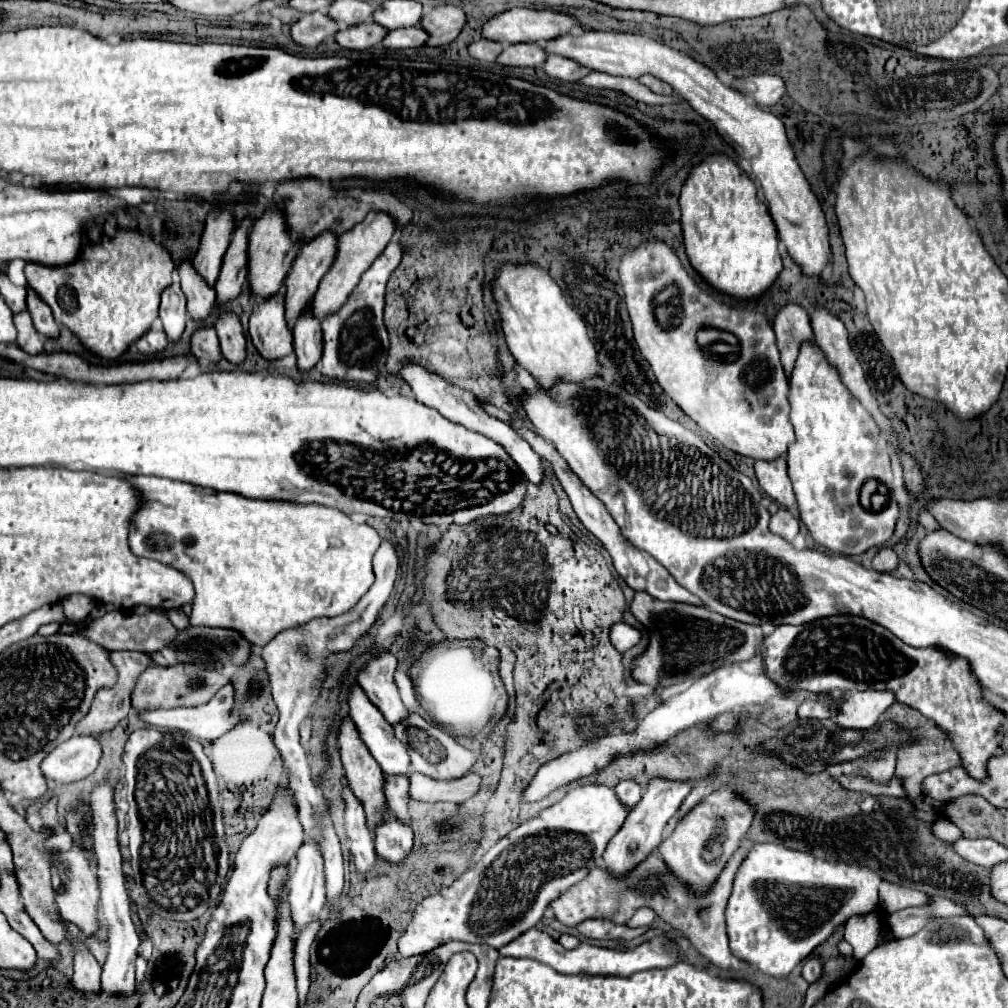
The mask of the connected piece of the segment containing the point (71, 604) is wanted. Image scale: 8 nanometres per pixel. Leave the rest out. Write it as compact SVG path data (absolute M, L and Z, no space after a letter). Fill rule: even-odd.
M75 594L75 596L69 596L67 600L63 600L61 604L63 604L63 612L65 612L65 624L77 624L90 615L96 601L83 594Z

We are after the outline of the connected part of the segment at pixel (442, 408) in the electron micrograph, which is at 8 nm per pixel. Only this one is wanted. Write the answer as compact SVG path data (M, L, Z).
M405 364L403 370L401 370L401 378L411 386L411 390L413 390L413 394L415 394L415 400L419 400L421 404L435 408L435 410L441 412L447 420L453 420L453 422L457 422L457 424L463 424L465 428L469 428L469 430L473 430L473 432L479 432L479 434L483 434L483 436L495 440L499 446L503 446L503 448L507 450L507 454L511 456L511 460L521 468L521 472L525 474L527 480L539 482L539 480L543 478L543 466L541 466L539 454L535 454L533 448L527 444L527 440L523 440L509 424L505 424L505 422L501 422L499 418L491 416L491 414L479 404L479 400L477 400L471 392L467 392L467 390L463 390L463 388L457 388L457 386L451 386L451 384L445 382L441 376L431 374L431 372L427 372L425 368L421 368L421 366L417 366L417 364Z

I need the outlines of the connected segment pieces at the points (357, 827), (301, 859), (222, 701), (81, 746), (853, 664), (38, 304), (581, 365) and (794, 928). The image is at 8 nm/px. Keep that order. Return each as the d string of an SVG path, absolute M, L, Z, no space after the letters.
M341 778L341 798L345 802L345 832L349 838L349 850L355 858L355 866L359 872L367 872L373 868L373 862L377 858L373 848L373 834L367 828L365 810L363 804L357 800L357 796L351 792L347 778Z
M307 838L297 852L297 866L289 880L289 904L293 920L297 924L295 938L299 930L315 920L325 906L325 874L323 874L323 854L315 840Z
M227 684L223 686L207 704L201 706L191 706L191 708L153 708L153 710L143 710L137 712L137 716L147 722L149 726L161 726L161 728L169 728L169 730L179 730L179 732L187 732L197 740L215 740L219 736L223 736L229 728L233 728L235 724L239 724L239 720L243 720L245 716L241 714L241 710L237 710L235 698L233 698L233 686Z
M73 736L41 762L41 772L47 780L71 784L87 778L97 768L99 758L101 748L93 736Z
M831 616L827 620L815 620L811 624L801 626L779 626L771 636L765 638L763 648L767 646L767 674L775 678L777 684L783 684L785 688L803 688L805 692L823 692L823 690L867 690L867 688L879 688L879 690L891 690L897 696L897 702L903 702L915 710L919 710L923 716L937 722L939 728L943 728L955 748L961 752L963 768L977 780L985 778L985 764L991 758L991 754L999 754L999 740L995 736L997 726L1005 724L1007 716L995 710L985 698L983 688L979 688L977 680L969 674L967 662L959 660L957 656L951 656L939 648L911 648L905 642L901 642L897 636L891 636L891 632L879 628L877 624L871 624L869 620L863 620L859 616Z
M29 290L29 296L27 296L27 310L29 310L31 318L33 318L35 330L41 336L45 336L45 338L57 338L59 336L59 326L53 320L51 308L43 300L39 300L33 290Z
M501 266L493 282L493 296L499 304L503 332L511 354L543 390L551 390L557 382L581 384L601 376L597 348L587 336L583 318L569 306L555 280L539 266Z
M753 844L735 874L733 892L725 910L731 952L749 964L755 964L757 970L783 978L803 958L807 958L817 944L825 942L833 934L835 926L845 922L849 916L865 912L879 912L883 916L877 896L879 884L879 876L863 866L827 864L811 854L795 852L779 844Z

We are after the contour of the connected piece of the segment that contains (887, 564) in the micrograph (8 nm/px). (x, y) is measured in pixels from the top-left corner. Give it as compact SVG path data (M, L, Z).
M881 548L881 550L877 552L877 556L873 558L873 570L877 570L877 572L889 574L889 572L893 572L897 566L899 566L899 558L897 558L897 554L895 554L891 548Z

